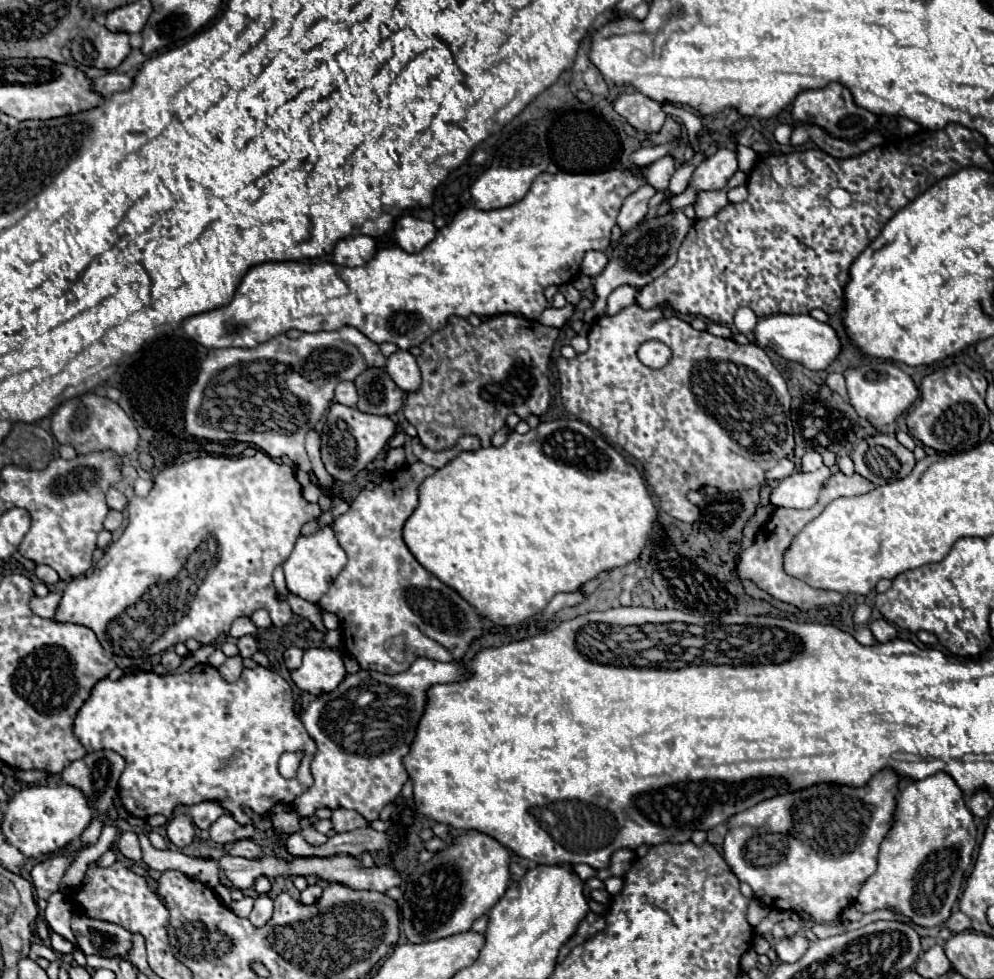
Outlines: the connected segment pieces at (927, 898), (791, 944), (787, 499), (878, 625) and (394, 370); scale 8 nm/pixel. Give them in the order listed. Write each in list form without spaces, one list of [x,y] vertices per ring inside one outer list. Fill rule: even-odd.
[[[935,773],[927,779],[911,781],[897,797],[891,827],[879,849],[877,871],[861,885],[855,909],[861,913],[891,909],[919,927],[943,925],[961,893],[975,843],[973,815],[949,775]]]
[[[799,933],[791,935],[791,937],[783,937],[775,943],[775,953],[783,963],[799,961],[807,949],[809,949],[809,941]]]
[[[825,466],[813,473],[793,473],[781,479],[771,491],[773,507],[789,507],[789,509],[809,509],[815,505],[819,489],[823,481],[831,476],[830,469]],[[823,469],[825,471],[823,472]]]
[[[885,619],[871,621],[871,623],[869,623],[869,629],[871,629],[873,637],[875,637],[879,643],[885,643],[885,641],[897,637],[897,629],[895,629],[891,623],[887,623]]]
[[[395,351],[387,359],[387,373],[393,377],[397,387],[403,393],[415,393],[421,387],[421,373],[415,363],[415,357],[409,351]]]

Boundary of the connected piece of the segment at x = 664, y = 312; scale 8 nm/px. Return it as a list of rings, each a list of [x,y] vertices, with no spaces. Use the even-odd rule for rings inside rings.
[[[631,305],[631,307],[625,307],[619,315],[615,317],[599,317],[593,325],[591,325],[591,331],[589,331],[589,349],[581,355],[577,355],[575,359],[565,359],[561,357],[557,361],[557,371],[559,371],[559,383],[561,383],[561,399],[563,399],[563,405],[569,413],[577,415],[583,423],[591,425],[593,429],[601,431],[609,441],[613,441],[617,447],[621,447],[625,453],[633,455],[641,465],[643,465],[643,477],[647,479],[647,483],[653,487],[655,495],[659,497],[661,501],[661,509],[665,513],[669,513],[671,517],[679,519],[679,521],[685,521],[685,523],[693,523],[697,521],[697,507],[687,499],[687,493],[693,491],[693,489],[701,489],[705,485],[711,485],[711,487],[717,487],[719,491],[723,493],[729,493],[729,491],[743,491],[743,489],[753,489],[753,487],[759,487],[765,483],[765,473],[769,469],[773,469],[783,457],[787,457],[793,447],[795,447],[795,441],[793,441],[793,423],[791,423],[791,417],[789,417],[789,403],[791,403],[791,395],[787,391],[787,383],[785,379],[781,377],[781,373],[777,371],[777,367],[773,365],[773,361],[769,359],[769,355],[765,353],[765,349],[749,343],[749,345],[739,345],[735,343],[733,339],[723,339],[723,337],[715,337],[707,331],[697,331],[693,329],[689,323],[681,321],[679,317],[673,317],[675,313],[667,307],[655,307],[651,311],[643,311],[641,307],[637,305]],[[649,339],[657,339],[657,341],[663,341],[667,347],[671,347],[673,351],[673,357],[671,361],[663,367],[663,369],[651,369],[651,367],[645,367],[639,359],[637,359],[637,347]]]

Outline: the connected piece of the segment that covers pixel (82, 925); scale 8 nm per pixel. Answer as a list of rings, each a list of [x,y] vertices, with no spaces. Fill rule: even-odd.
[[[75,913],[71,929],[85,955],[125,957],[125,959],[129,955],[133,935],[119,925],[89,919],[85,915]]]

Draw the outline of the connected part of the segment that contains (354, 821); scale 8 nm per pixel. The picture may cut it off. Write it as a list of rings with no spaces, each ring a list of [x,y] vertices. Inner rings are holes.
[[[335,809],[331,821],[337,833],[347,833],[353,829],[369,827],[369,821],[365,821],[365,817],[361,817],[357,811],[347,811],[347,809]]]

